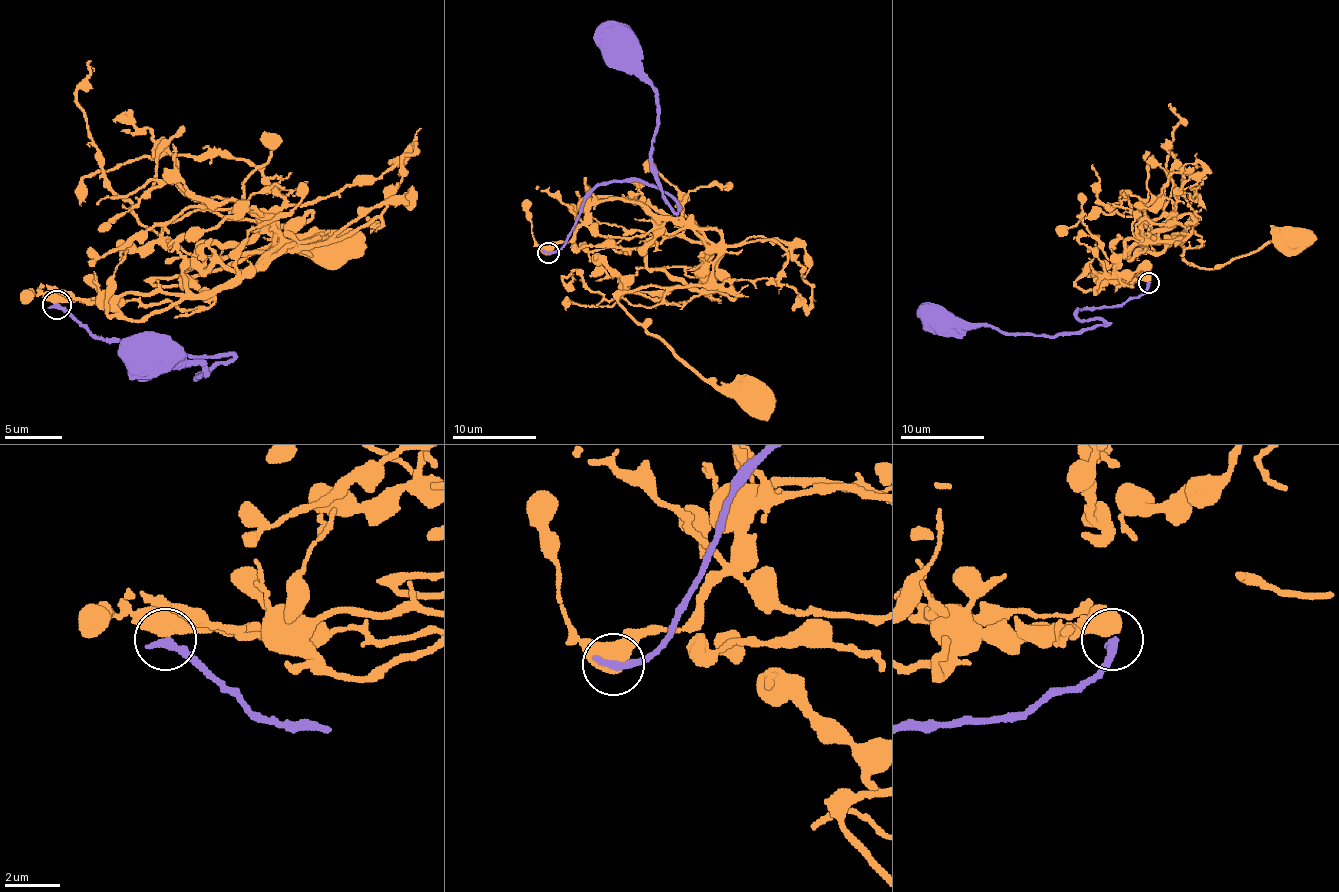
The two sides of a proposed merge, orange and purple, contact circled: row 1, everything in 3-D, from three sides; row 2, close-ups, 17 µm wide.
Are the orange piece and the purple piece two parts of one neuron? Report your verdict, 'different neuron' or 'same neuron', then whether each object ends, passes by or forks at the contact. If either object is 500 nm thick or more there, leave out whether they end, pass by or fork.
different neuron

